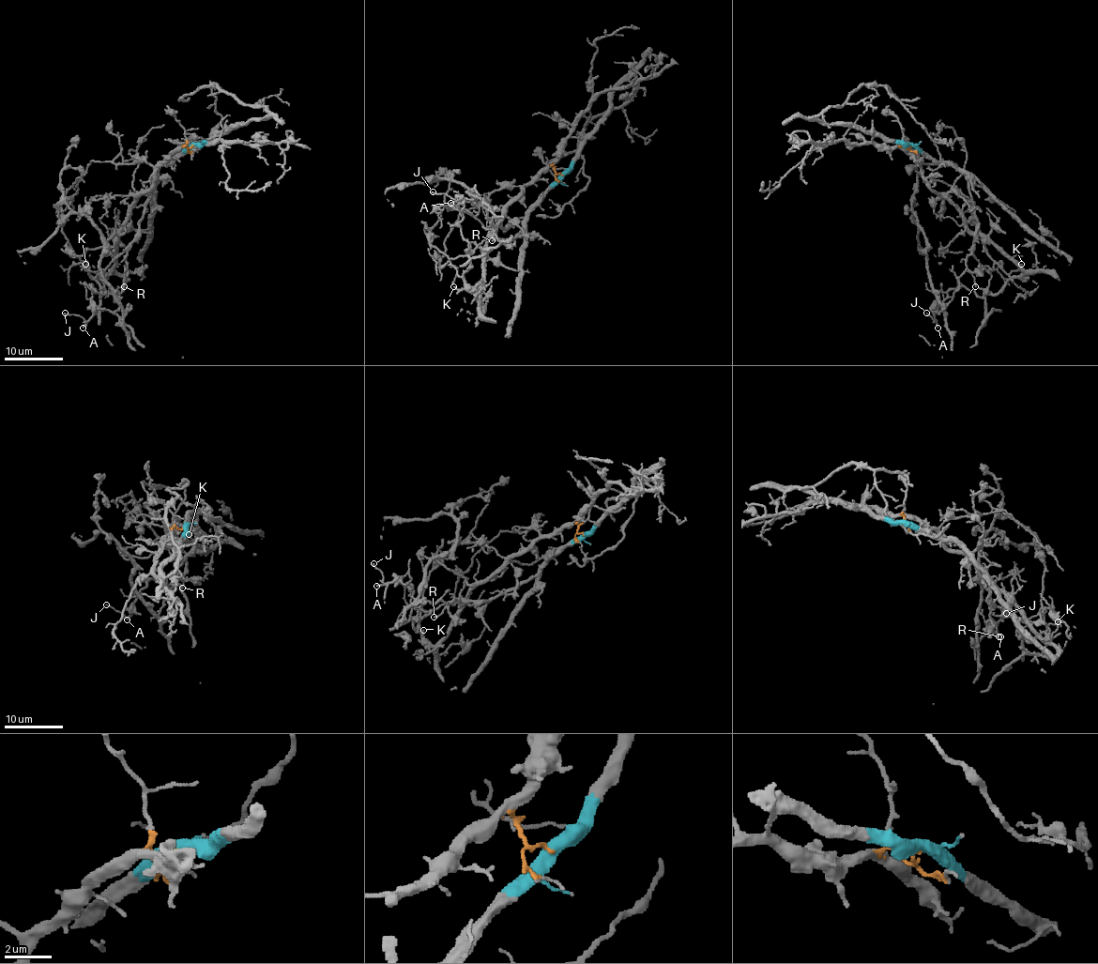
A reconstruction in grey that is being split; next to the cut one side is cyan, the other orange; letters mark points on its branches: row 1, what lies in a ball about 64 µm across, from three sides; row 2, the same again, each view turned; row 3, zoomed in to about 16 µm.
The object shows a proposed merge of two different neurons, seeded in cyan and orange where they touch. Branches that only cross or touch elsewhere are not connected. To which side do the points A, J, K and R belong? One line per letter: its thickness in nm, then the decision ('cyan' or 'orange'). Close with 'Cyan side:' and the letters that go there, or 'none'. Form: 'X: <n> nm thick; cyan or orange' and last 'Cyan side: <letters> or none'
A: 170 nm thick; orange
J: 100 nm thick; orange
K: 130 nm thick; orange
R: 100 nm thick; cyan
Cyan side: R

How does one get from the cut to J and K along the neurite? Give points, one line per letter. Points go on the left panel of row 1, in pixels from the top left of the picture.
J: (194, 145), (178, 148), (139, 196), (116, 265), (95, 280), (100, 297), (92, 287), (92, 316), (64, 313)
K: (194, 145), (178, 148), (139, 196), (118, 233), (115, 267), (96, 274), (86, 264)

